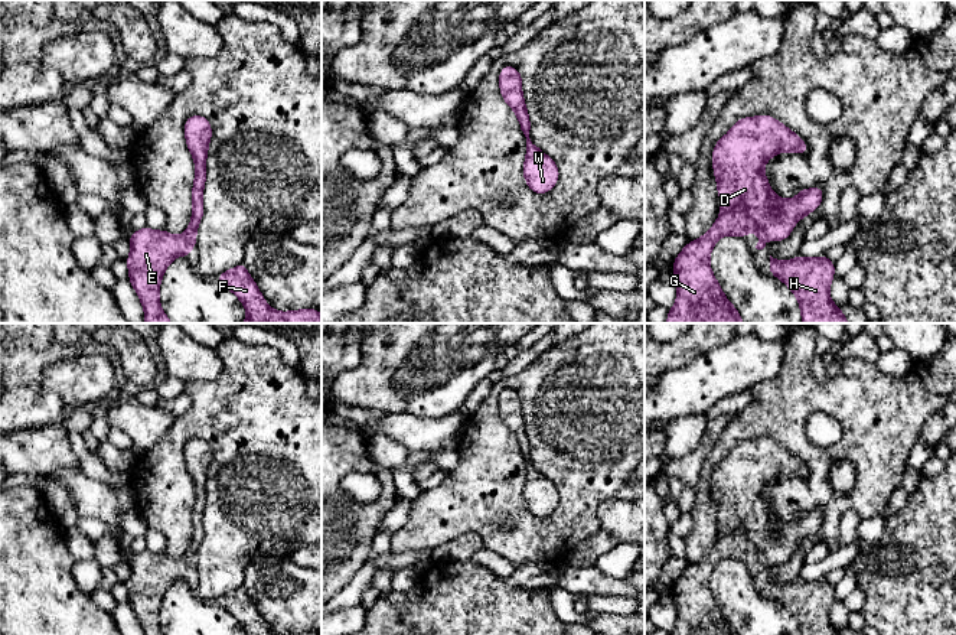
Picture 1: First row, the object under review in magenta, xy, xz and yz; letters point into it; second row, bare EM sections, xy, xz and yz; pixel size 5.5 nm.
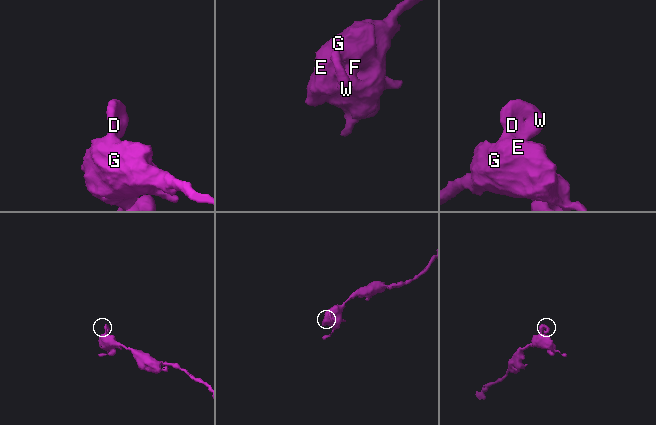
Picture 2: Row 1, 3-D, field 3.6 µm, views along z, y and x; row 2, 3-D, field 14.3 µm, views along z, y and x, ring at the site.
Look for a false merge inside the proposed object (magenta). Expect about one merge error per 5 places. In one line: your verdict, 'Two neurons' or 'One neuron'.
One neuron

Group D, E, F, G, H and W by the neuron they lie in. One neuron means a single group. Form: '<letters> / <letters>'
D E F G H W

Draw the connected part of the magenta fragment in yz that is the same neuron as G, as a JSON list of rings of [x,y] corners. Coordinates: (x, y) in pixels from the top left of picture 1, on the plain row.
[[[767,437],[740,442],[715,466],[712,472],[712,494],[721,522],[720,540],[701,561],[688,564],[676,579],[672,593],[675,596],[678,619],[669,635],[738,635],[725,621],[709,589],[709,577],[717,564],[725,559],[744,561],[756,553],[758,557],[756,572],[763,573],[767,561],[771,566],[784,564],[792,557],[797,544],[820,530],[823,522],[823,512],[820,509],[800,512],[795,522],[779,521],[770,511],[763,491],[780,475],[806,478],[809,469],[787,449]]]

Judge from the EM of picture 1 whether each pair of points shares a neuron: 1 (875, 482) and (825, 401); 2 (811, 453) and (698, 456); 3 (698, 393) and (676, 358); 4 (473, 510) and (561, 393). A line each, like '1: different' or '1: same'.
1: same
2: different
3: different
4: same

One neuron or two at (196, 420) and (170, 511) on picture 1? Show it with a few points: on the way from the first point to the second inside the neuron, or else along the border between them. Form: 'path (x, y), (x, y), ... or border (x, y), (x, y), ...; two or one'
path (173, 443), (170, 488); one

